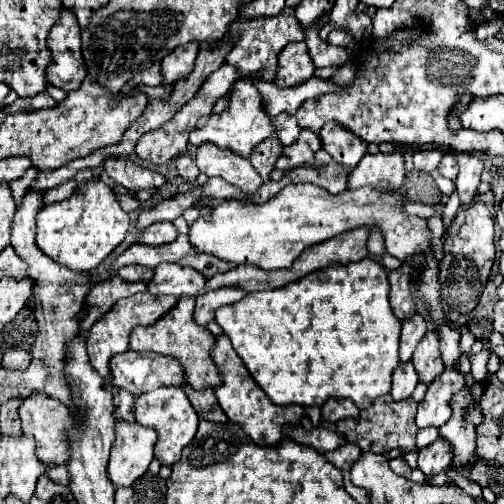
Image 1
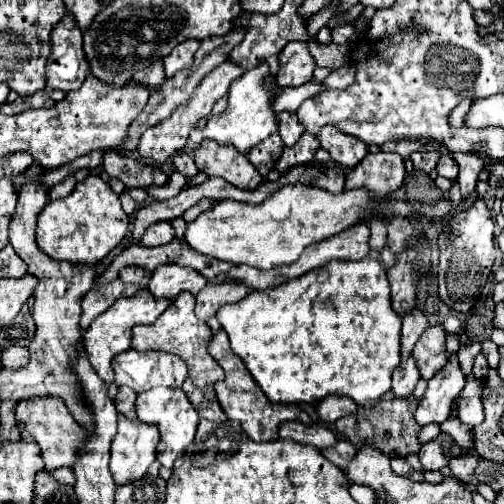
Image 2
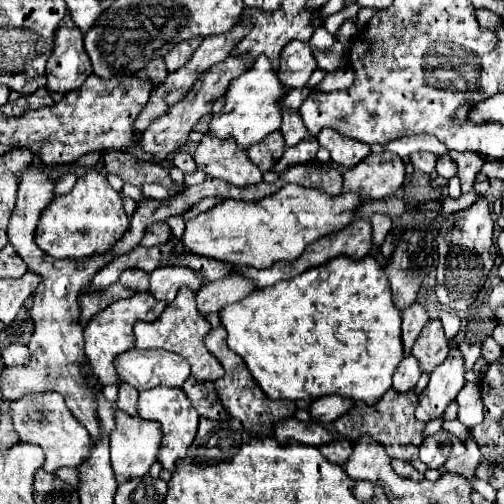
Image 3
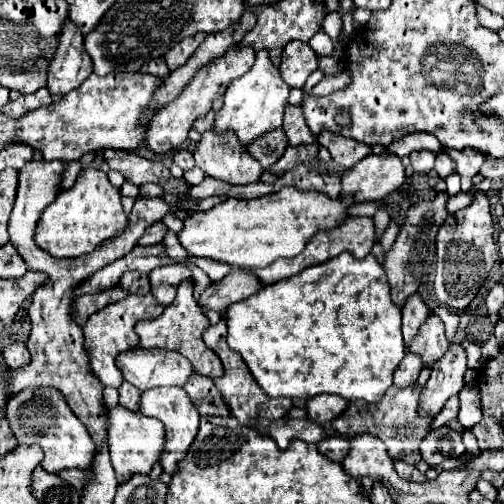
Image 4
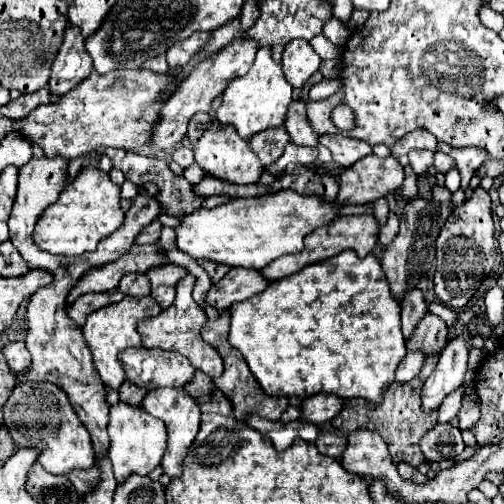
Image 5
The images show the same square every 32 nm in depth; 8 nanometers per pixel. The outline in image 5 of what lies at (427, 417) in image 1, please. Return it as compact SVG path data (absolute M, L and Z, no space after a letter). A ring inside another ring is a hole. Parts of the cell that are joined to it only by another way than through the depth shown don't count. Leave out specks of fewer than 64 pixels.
M462 334L448 342L444 348L432 376L424 382L422 388L422 408L424 412L438 410L442 400L452 394L454 390L464 386L466 362L468 362L468 348L484 348L484 340L480 336Z

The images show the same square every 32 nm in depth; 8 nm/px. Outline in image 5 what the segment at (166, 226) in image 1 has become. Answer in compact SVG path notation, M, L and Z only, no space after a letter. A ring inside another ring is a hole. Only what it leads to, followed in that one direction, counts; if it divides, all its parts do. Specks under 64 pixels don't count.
M156 220L148 224L148 228L144 228L144 232L136 238L136 244L156 244L160 240L160 232L162 232L162 224Z

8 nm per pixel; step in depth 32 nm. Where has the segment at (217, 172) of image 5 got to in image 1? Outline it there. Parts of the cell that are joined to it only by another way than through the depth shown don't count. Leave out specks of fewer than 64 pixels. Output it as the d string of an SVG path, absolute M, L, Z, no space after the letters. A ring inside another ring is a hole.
M204 144L198 148L196 166L208 178L218 176L248 196L252 196L262 186L262 178L252 168L250 160L212 144Z

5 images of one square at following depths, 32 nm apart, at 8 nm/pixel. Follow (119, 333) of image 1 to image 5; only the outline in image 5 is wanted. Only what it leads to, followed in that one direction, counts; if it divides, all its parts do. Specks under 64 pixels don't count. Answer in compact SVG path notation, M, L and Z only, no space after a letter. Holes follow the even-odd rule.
M126 296L124 300L116 302L116 304L110 304L106 308L100 308L96 310L94 314L88 316L82 332L84 332L84 338L86 338L86 344L92 352L92 362L94 362L94 368L96 372L100 374L104 386L108 388L120 388L120 384L124 382L124 368L120 368L120 362L118 362L118 354L126 348L138 348L142 346L140 342L140 334L136 332L136 324L144 318L150 318L150 316L158 316L162 312L162 308L152 300L152 296L142 296L142 298L132 298L132 296Z

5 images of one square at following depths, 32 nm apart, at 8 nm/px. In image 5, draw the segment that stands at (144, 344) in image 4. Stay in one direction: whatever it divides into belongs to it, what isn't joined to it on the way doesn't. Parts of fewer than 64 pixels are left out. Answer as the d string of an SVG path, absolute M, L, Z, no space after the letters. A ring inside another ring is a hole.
M186 276L180 280L180 284L176 286L176 298L172 302L170 308L166 308L160 316L156 318L148 318L148 320L142 320L138 324L138 332L142 336L142 346L144 348L162 348L162 350L170 350L170 352L178 352L182 356L186 356L192 366L212 378L220 376L222 374L222 358L218 356L218 352L206 344L200 336L204 324L208 322L202 306L198 306L192 298L192 288L196 284L196 278L194 276Z

